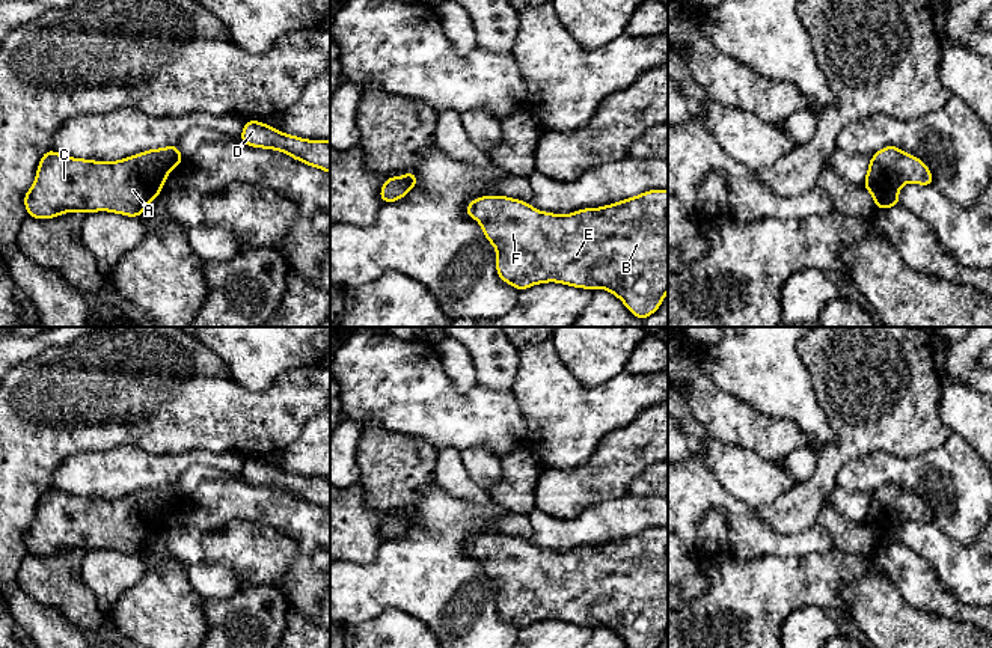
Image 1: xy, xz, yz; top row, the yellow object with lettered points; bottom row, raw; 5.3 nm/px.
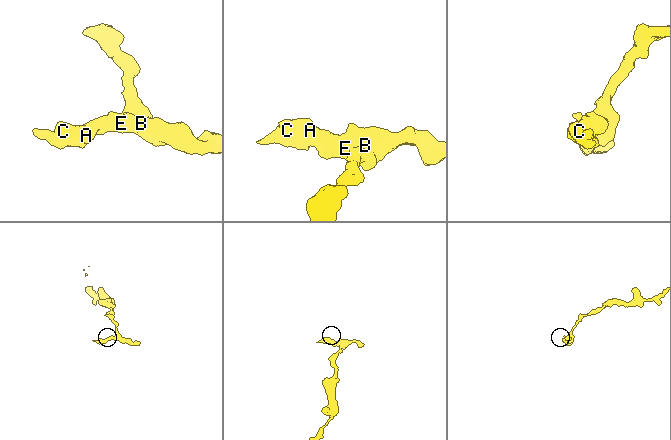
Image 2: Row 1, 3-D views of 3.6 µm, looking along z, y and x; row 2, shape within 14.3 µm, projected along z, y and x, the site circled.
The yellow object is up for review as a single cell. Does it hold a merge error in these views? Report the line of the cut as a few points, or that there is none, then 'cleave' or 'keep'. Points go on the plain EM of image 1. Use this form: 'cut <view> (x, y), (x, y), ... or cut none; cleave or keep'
cut none; keep

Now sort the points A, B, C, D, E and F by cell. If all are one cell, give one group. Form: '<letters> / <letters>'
A B C D E F

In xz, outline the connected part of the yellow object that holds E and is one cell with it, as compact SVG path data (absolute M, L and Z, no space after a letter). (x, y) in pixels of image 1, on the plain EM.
M650 527L603 546L586 546L556 553L507 533L482 533L472 538L466 552L479 559L484 574L494 583L499 615L517 628L544 619L615 631L629 648L657 648L668 630L668 527Z

